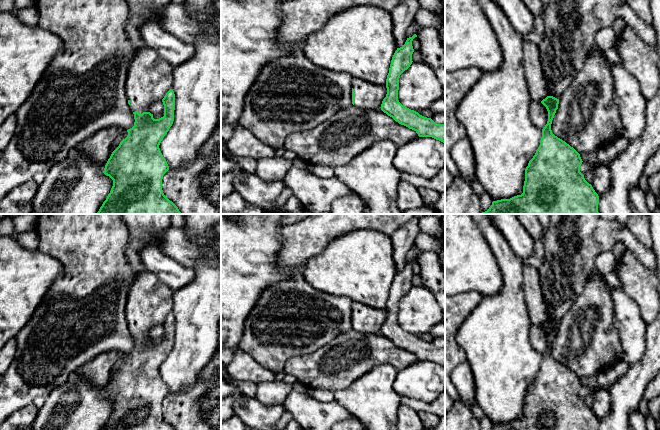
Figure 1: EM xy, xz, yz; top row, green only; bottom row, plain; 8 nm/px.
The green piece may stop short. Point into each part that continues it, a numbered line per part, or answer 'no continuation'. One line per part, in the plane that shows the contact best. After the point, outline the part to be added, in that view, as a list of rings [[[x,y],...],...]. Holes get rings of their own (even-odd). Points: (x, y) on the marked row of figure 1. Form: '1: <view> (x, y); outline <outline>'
1: xz (367, 95); outline [[[352,77],[351,86],[355,91],[354,106],[359,109],[377,109],[387,94],[386,86],[375,85],[356,77]]]

